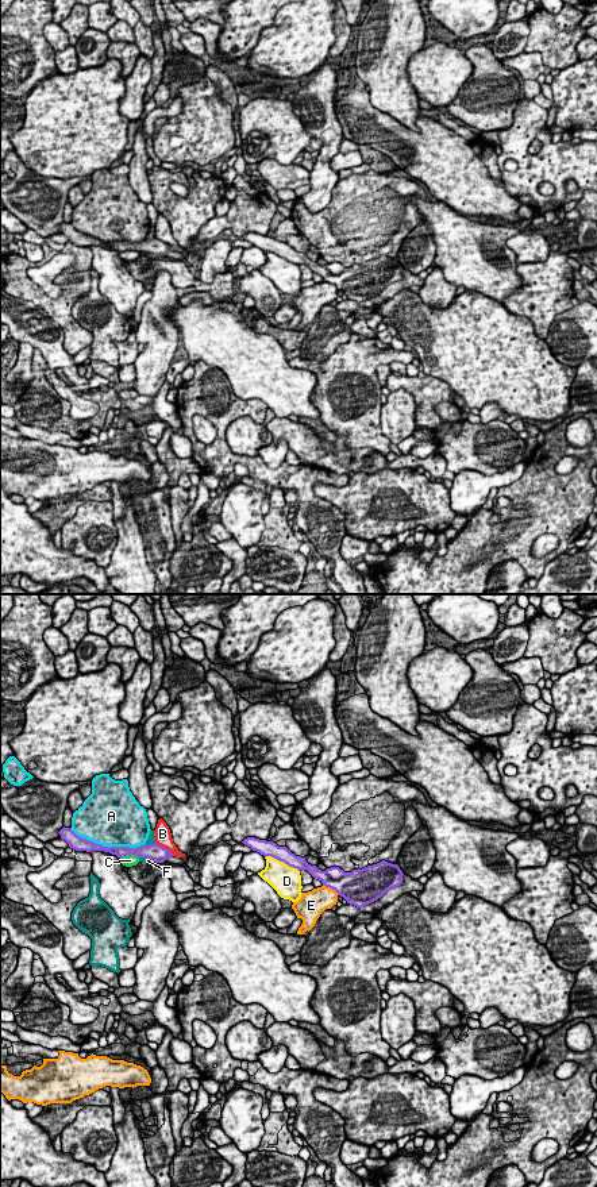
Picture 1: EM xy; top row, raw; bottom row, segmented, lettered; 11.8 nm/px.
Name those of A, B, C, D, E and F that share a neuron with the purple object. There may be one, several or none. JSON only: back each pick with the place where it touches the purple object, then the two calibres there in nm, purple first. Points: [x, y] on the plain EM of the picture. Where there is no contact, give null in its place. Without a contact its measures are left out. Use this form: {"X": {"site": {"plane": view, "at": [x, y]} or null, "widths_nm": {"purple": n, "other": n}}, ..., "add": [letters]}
{"add": []}

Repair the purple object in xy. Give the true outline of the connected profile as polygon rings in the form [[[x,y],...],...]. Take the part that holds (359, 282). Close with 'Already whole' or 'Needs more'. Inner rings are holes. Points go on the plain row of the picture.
[[[247,232],[242,238],[265,253],[271,251],[298,266],[307,265],[323,281],[335,285],[347,298],[357,302],[363,302],[377,296],[388,285],[403,278],[404,269],[400,262],[385,255],[351,267],[344,267],[339,262],[321,266],[316,261],[308,259],[305,253],[296,251],[286,242],[278,242],[273,236]]]. Already whole

